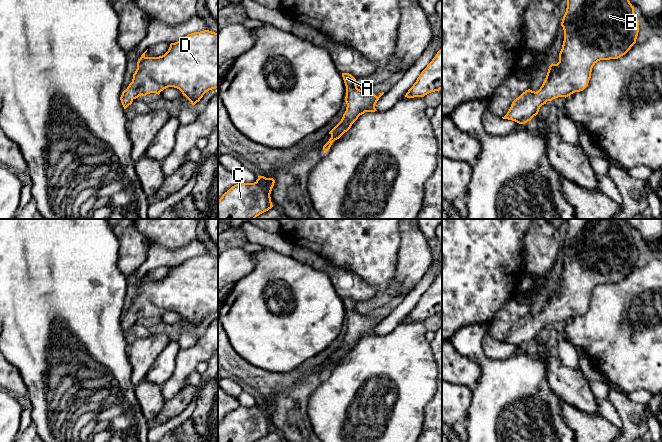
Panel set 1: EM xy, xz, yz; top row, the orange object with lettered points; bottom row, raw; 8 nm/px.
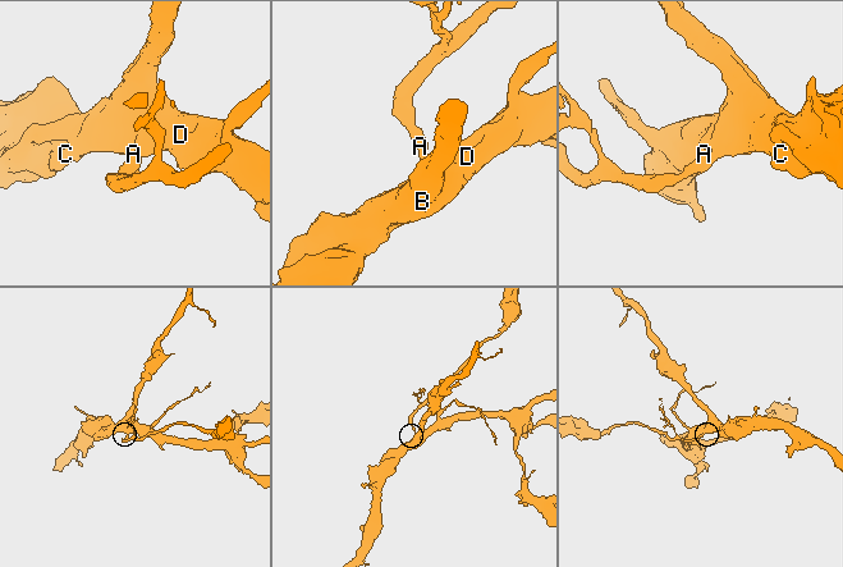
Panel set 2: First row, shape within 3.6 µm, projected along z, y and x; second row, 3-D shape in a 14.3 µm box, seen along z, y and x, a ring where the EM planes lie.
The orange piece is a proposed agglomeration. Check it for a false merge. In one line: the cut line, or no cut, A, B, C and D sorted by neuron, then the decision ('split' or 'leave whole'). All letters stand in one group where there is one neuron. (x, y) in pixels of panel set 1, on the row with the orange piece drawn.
no cut; A B C D; leave whole

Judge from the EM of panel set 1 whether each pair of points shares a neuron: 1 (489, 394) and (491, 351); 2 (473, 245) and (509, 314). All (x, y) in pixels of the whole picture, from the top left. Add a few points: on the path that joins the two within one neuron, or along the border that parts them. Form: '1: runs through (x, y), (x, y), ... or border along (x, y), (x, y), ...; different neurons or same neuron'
1: border along (482, 337), (488, 358), (514, 354); different neurons
2: border along (514, 296), (489, 323); different neurons

